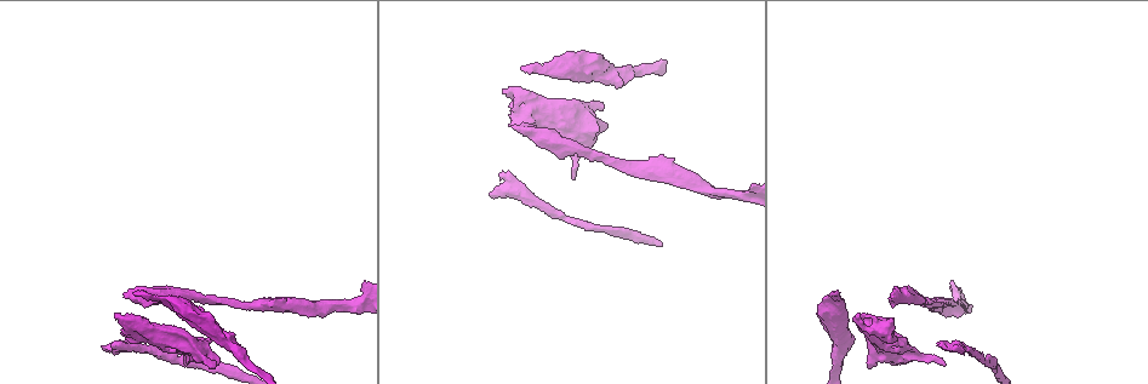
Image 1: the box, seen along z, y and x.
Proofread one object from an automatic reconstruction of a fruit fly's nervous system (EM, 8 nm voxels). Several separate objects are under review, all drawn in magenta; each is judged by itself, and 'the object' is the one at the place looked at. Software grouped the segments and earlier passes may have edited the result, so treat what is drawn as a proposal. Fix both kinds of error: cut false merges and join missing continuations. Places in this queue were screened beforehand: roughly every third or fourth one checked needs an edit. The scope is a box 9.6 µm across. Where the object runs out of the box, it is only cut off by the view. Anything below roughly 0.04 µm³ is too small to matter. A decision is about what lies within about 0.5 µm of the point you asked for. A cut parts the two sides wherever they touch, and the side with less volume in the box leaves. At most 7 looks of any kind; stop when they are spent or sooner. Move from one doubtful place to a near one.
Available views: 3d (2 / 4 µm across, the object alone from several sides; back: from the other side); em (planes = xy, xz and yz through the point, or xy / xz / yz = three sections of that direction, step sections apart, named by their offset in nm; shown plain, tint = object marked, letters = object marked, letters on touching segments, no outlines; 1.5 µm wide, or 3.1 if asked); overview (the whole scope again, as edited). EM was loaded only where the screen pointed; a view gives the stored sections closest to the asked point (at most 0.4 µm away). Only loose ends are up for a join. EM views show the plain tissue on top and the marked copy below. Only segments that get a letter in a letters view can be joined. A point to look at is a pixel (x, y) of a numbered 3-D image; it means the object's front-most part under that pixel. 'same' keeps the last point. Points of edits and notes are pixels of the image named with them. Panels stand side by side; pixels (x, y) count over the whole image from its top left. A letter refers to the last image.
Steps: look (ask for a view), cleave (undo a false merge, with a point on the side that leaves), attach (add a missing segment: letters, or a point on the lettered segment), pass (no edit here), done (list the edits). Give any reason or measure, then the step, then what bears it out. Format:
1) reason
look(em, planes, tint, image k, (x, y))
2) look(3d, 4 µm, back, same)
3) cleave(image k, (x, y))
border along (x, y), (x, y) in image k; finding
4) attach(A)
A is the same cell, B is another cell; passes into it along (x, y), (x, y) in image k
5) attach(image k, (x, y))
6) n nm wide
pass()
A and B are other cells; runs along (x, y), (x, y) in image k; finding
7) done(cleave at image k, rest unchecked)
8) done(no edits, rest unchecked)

calibre changes
look(em, xz, step 8, tint, image 1, (567, 146))

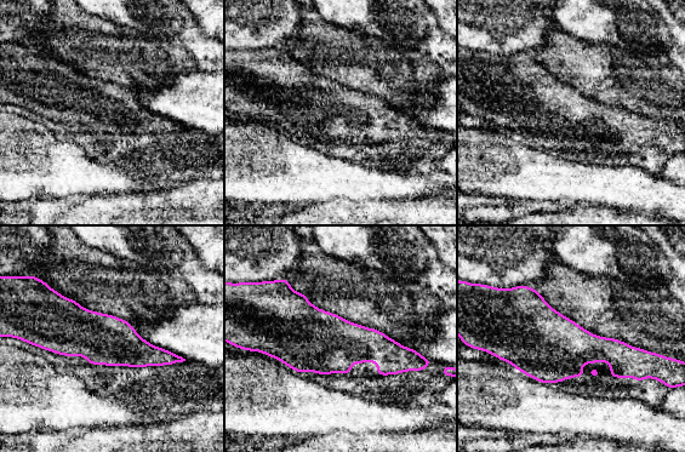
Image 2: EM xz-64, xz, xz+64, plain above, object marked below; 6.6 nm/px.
another direction
look(em, planes, letters, same)

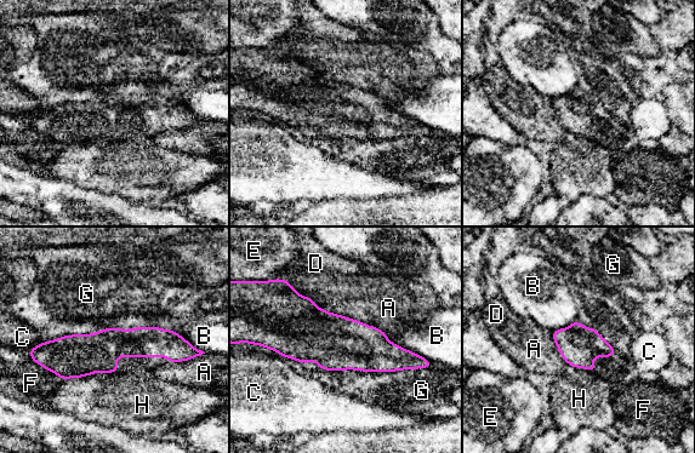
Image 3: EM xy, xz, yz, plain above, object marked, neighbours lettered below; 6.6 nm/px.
280 nm wide
pass()
A, B, C, D, E, F, G and H are other cells; border along (175, 330), (104, 327), (43, 342) in image 3; one neuron here

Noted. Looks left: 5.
branch stops here
look(em, planes, letters, image 1, (115, 316))

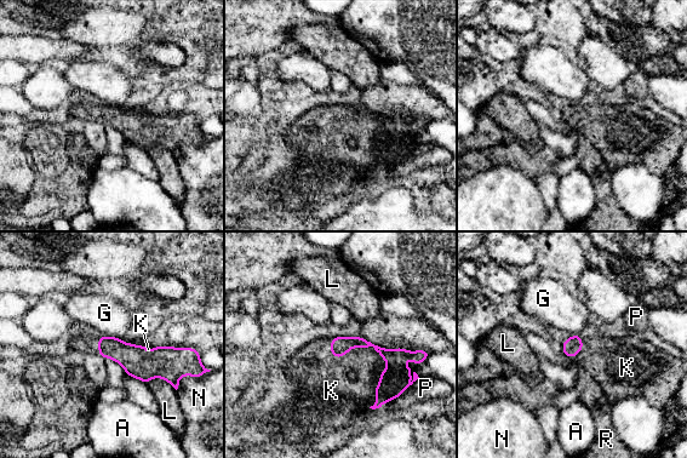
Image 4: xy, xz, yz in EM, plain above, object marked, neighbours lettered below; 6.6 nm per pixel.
attach(K)
K is the same cell, A, G, L, N, P and R are other cells; passes into it along (394, 378), (373, 347), (353, 378) in image 4; the neuron continues

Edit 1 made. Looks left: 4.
look(overview)

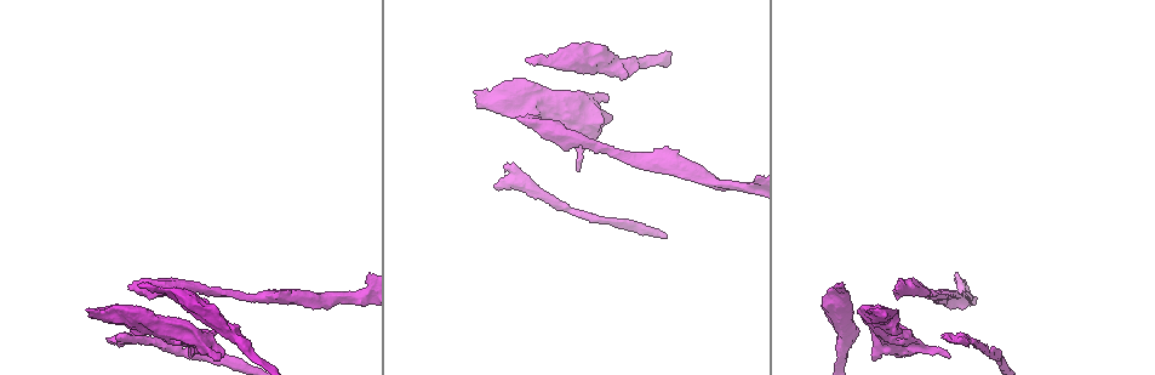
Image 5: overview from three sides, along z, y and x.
look(em, xz, step 8, tint, image 5, (750, 184))

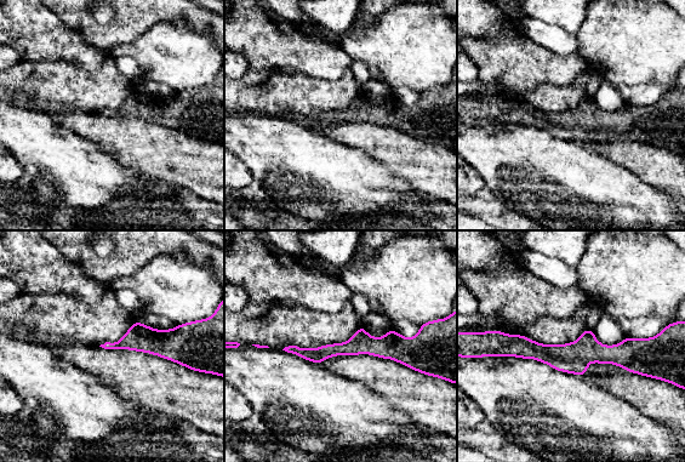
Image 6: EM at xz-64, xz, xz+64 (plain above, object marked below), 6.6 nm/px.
another direction
look(em, planes, tint, same)

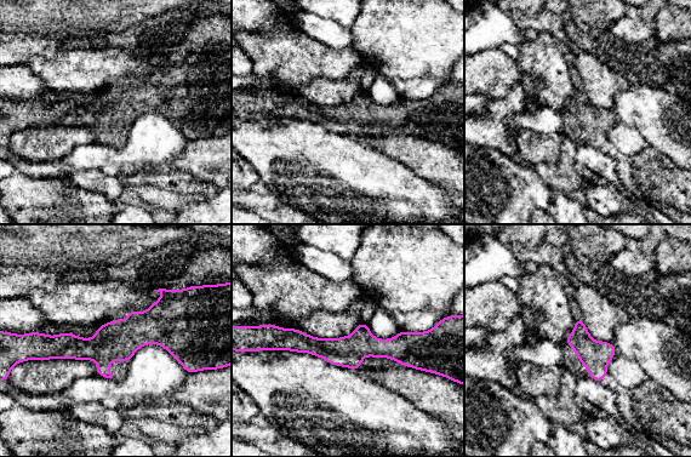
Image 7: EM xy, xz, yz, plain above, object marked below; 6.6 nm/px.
look(em, planes, letters, same)

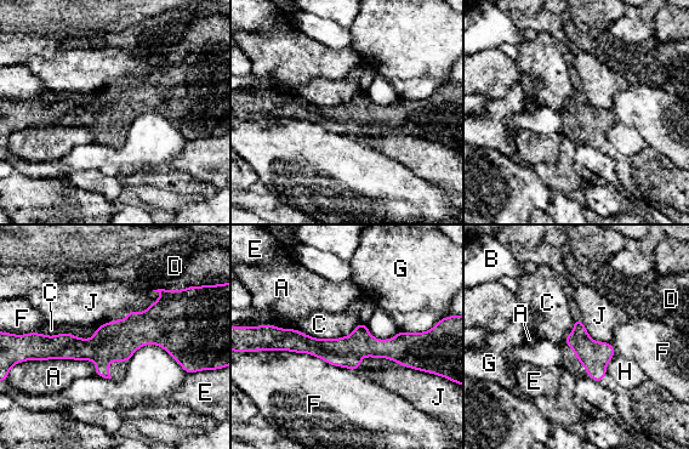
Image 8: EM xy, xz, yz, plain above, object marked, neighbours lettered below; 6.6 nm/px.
C touches over 650 nm
pass()
A, B, C, D, E, F, G, H and J are other cells; border along (265, 323), (315, 337), (360, 323) in image 8; one neuron here

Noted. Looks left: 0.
done(attach at image 4, rest unchecked)

